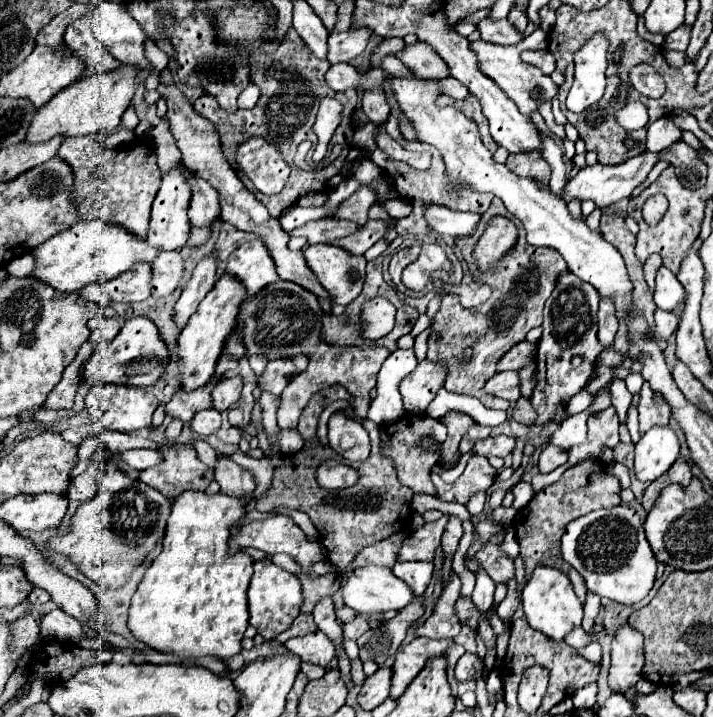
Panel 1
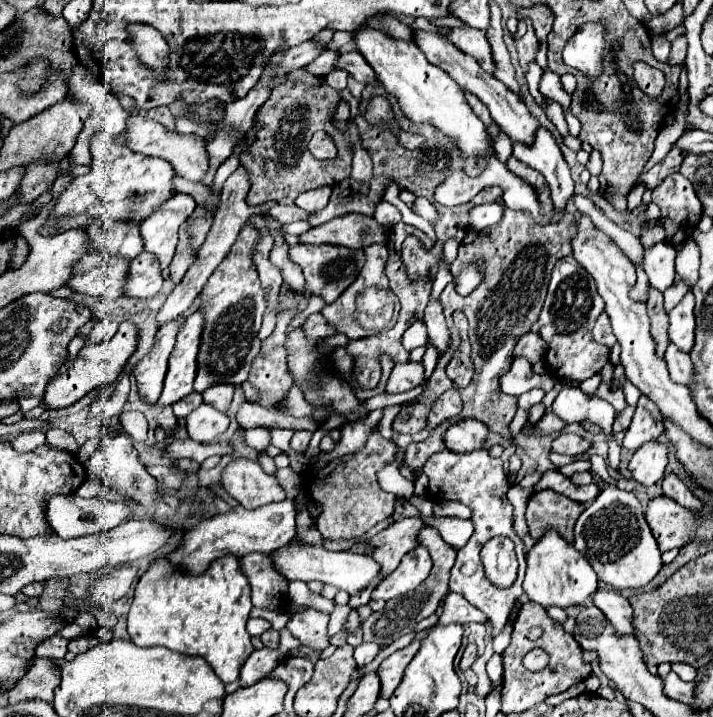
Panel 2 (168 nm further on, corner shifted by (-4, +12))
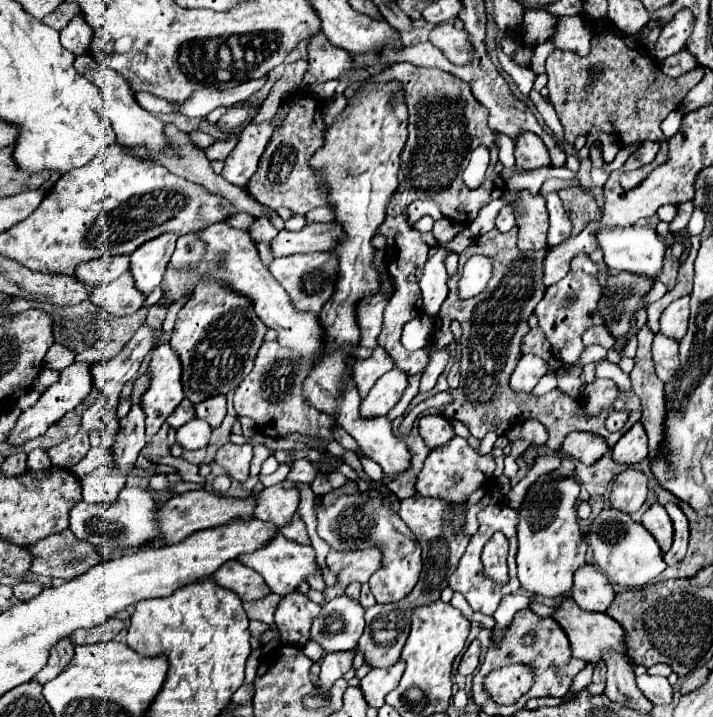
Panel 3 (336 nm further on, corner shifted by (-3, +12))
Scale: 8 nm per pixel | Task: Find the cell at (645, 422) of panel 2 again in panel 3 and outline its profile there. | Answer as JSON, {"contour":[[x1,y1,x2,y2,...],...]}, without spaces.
{"contour":[[634,424,612,448,612,460,620,466,640,464,648,456,648,438,642,424]]}

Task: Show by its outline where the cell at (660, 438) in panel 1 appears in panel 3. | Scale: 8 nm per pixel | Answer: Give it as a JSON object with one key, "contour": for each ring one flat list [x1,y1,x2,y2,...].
{"contour":[[628,468,614,480,608,496,610,502,608,506,624,514,634,514,640,510,646,496,648,496,648,478,642,472]]}

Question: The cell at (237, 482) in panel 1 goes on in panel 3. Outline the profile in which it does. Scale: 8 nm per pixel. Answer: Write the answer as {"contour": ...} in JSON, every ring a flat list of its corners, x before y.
{"contour":[[284,484,264,488,260,494,252,496,256,498,256,518,266,524,274,524,278,530,292,522,300,502,298,490,286,488]]}

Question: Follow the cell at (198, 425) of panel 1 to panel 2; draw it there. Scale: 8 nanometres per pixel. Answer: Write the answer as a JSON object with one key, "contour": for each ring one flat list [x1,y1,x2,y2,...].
{"contour":[[201,404,187,416,187,434,191,440,207,444,215,436,223,434,229,426,227,414,219,412,217,408,211,408,211,404]]}

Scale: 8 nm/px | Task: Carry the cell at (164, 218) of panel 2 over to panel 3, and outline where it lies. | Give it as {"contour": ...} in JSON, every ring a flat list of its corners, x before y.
{"contour":[[164,234,158,236,146,244,142,244,134,254,130,254,130,272,134,276,136,288,144,294,150,296,154,288,162,282,166,264,174,252,176,244,174,234]]}

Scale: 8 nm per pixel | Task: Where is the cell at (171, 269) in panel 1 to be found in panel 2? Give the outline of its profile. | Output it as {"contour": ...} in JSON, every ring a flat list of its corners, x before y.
{"contour":[[141,252,129,266,129,282,125,286,125,296,149,298,163,286,163,274,159,260,149,252]]}

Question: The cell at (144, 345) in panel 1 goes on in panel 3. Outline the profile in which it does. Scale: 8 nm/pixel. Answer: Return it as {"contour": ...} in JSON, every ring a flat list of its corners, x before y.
{"contour":[[74,362,74,364,70,364,66,370,60,372,60,380,58,380,56,384,52,384,52,386,42,394,42,398,38,400,38,404,32,406,32,408,28,408,28,410,24,410,24,412,20,414,18,422,16,422,14,428,8,432,6,442,8,442,10,446,22,446,24,442,42,436,42,434,48,430,48,426,52,426,54,422,58,422,66,412,74,410,74,408,86,398,88,392,90,392,90,366,84,364,84,362]]}

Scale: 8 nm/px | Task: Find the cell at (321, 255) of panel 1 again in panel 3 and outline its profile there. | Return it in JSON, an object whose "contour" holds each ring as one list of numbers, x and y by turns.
{"contour":[[312,252,312,254,294,254,276,258,268,268,272,276,278,280,278,284,282,284,282,288,288,292,294,308,298,308,300,312,318,314,322,306,328,302,330,294,334,292,338,262,332,252]]}

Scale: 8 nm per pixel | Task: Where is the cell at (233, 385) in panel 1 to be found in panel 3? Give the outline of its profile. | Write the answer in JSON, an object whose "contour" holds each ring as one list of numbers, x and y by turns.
{"contour":[[212,396,202,404,196,404,196,418,202,418,210,428,218,428,226,416,226,396]]}

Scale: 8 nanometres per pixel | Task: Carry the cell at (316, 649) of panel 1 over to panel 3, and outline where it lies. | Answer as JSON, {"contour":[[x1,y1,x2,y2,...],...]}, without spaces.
{"contour":[[298,590,286,594,274,612,274,624,280,632,282,642,302,648,308,642,310,624,318,612,320,604,310,602,308,596,300,594]]}

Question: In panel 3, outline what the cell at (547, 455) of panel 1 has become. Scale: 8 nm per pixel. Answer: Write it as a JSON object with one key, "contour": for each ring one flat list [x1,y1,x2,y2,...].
{"contour":[[570,432,562,444,562,452,580,460,582,464,598,462,608,450,610,446,606,444,606,440,592,432]]}

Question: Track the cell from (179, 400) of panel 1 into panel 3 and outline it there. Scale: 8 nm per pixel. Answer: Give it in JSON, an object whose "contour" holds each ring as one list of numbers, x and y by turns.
{"contour":[[184,398,184,400,178,404,178,408,168,416,166,424,168,424,170,428,178,430,182,424,186,424,186,422,190,422,190,420,194,420,194,418,196,418,194,404,192,404,190,400,186,400,186,398]]}

